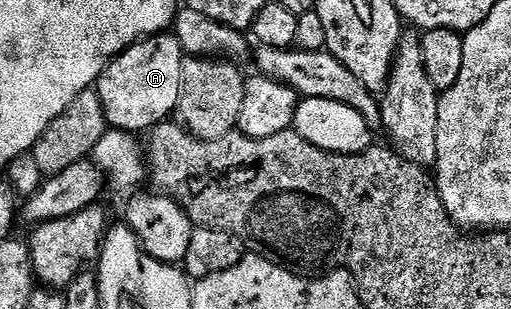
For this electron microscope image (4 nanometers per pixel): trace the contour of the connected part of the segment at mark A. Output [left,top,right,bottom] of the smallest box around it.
[97,34,185,134]

